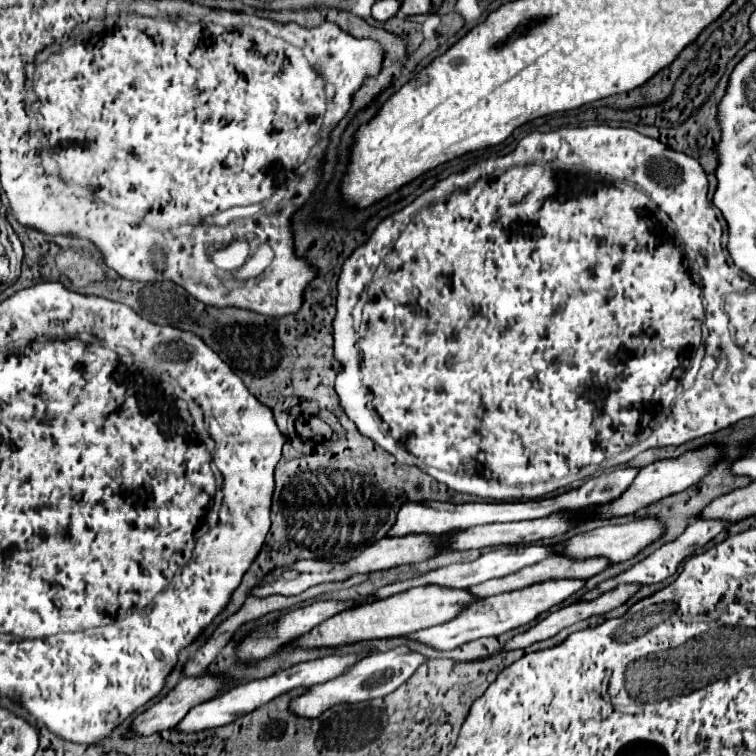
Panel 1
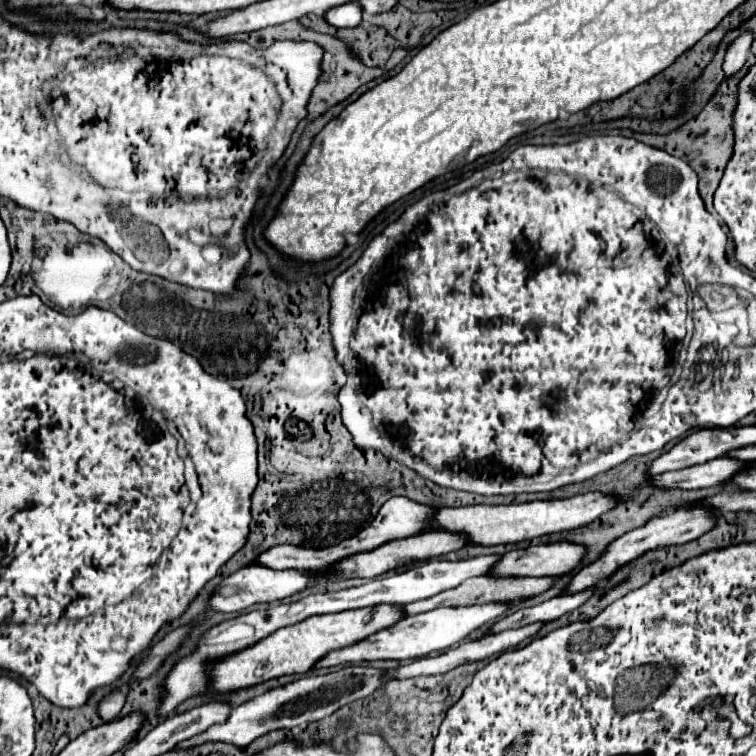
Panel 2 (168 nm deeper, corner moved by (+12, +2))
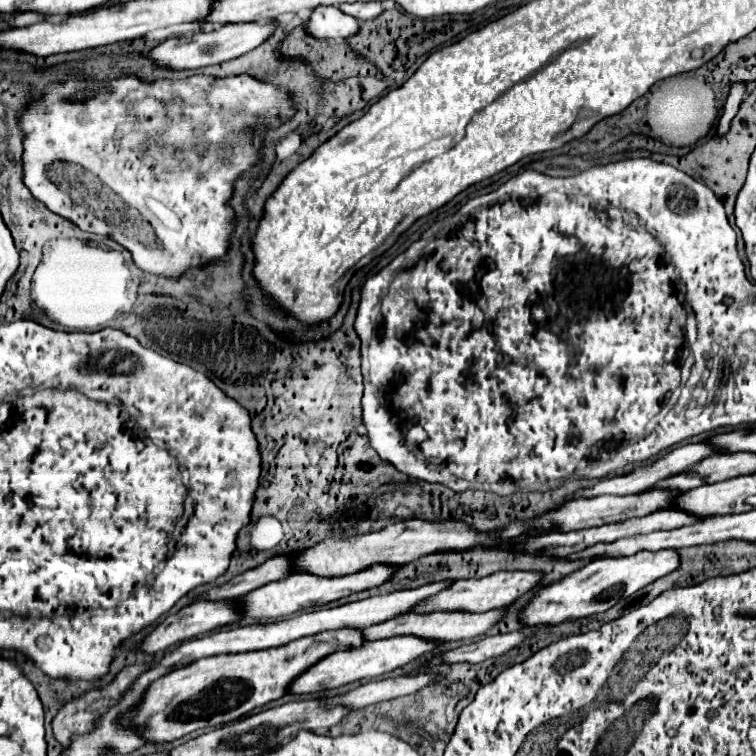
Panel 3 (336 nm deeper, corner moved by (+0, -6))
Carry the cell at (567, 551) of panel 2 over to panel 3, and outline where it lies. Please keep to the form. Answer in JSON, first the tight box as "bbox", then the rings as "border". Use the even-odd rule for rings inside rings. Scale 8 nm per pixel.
{"bbox":[418,571,544,613],"border":[[[496,571],[492,575],[480,577],[480,579],[466,579],[466,581],[456,581],[448,591],[442,591],[436,595],[436,599],[430,599],[420,607],[418,613],[428,613],[428,611],[490,611],[502,605],[510,605],[514,599],[526,595],[534,587],[538,587],[544,579],[542,571]]]}

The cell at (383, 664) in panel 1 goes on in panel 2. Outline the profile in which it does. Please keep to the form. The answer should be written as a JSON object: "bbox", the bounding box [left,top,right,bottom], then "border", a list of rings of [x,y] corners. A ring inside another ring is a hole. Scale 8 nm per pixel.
{"bbox":[174,665,382,751],"border":[[[364,665],[342,667],[340,671],[334,671],[328,675],[308,675],[308,677],[292,681],[284,687],[270,689],[264,695],[258,695],[258,697],[238,705],[236,709],[230,711],[230,715],[224,723],[216,723],[216,725],[208,727],[208,731],[200,733],[184,743],[178,743],[174,747],[174,751],[192,749],[202,743],[218,743],[218,741],[230,743],[236,747],[246,747],[254,739],[258,739],[270,731],[276,731],[276,729],[304,731],[308,727],[308,723],[320,721],[320,719],[332,715],[334,711],[338,711],[340,707],[344,707],[356,699],[372,695],[380,687],[382,687],[382,669],[372,669],[372,667],[364,667]]]}

